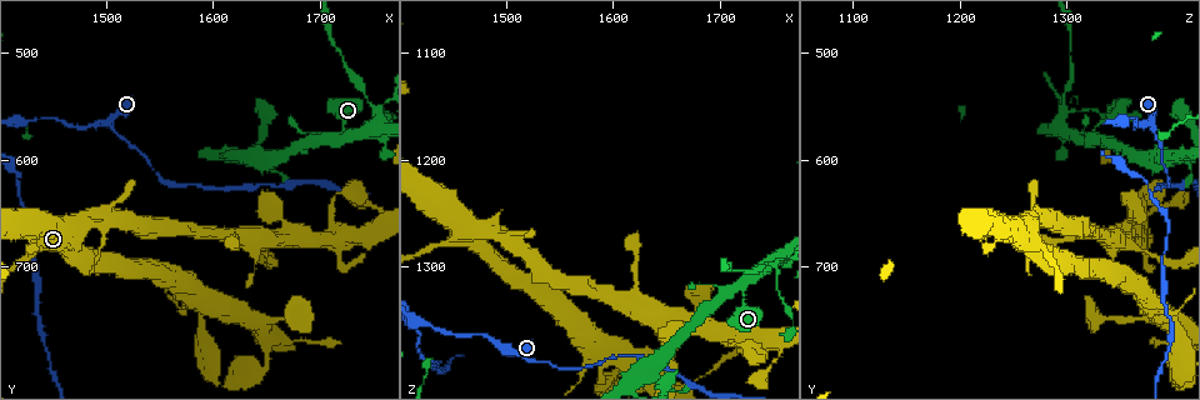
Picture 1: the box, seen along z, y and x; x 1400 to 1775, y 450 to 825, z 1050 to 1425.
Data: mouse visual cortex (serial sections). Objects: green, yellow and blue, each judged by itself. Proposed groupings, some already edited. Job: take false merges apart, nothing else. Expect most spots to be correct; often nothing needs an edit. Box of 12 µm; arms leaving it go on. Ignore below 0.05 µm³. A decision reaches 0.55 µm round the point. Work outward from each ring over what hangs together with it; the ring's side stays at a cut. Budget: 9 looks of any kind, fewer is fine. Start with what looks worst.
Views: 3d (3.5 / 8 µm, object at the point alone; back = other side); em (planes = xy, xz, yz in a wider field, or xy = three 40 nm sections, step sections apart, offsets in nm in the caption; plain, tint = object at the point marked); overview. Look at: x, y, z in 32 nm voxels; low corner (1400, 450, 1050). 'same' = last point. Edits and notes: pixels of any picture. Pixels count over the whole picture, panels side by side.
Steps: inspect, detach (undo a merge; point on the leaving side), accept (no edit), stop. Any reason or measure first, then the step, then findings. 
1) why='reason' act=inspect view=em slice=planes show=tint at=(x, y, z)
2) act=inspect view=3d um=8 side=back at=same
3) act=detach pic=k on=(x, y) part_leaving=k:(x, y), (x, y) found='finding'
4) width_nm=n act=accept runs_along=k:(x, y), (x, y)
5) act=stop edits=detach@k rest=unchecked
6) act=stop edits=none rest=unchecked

why='abrupt turn' act=inspect view=3d um=3.5 at=(1754, 560, 1296)

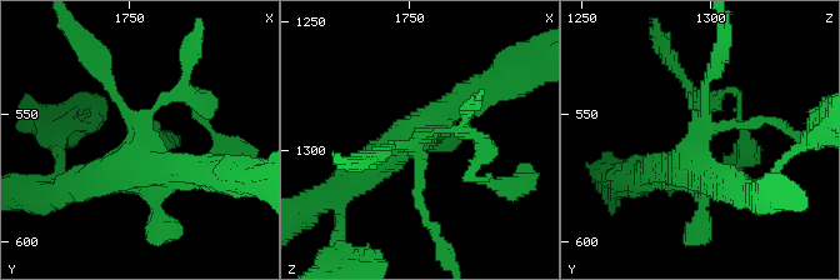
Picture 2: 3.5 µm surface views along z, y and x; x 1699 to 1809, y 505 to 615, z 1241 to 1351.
act=inspect view=em slice=xy step=5 show=tint at=(1754, 559, 1296)

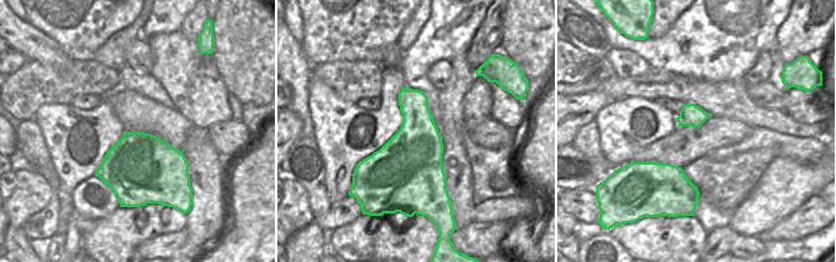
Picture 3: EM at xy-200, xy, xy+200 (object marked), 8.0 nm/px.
act=accept runs_along=2:(88, 183), (138, 148), (99, 68) found='one cell here'

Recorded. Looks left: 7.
why='thick turns thin' act=inspect view=3d um=3.5 at=(1474, 568, 1362)

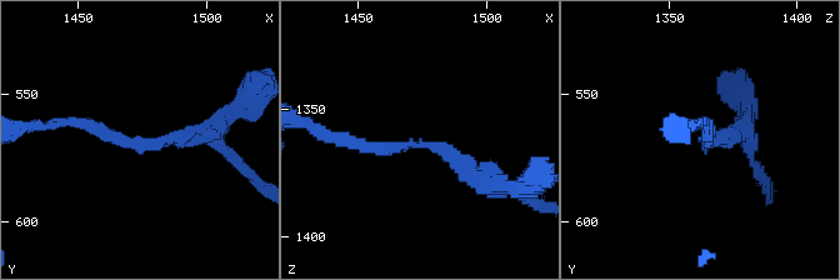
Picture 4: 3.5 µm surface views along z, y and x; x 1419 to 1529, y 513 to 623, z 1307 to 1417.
arm_widths_nm=150,250 why='shape alone is not enough' act=inspect view=em slice=xy step=1 show=tint at=(1475, 568, 1364)

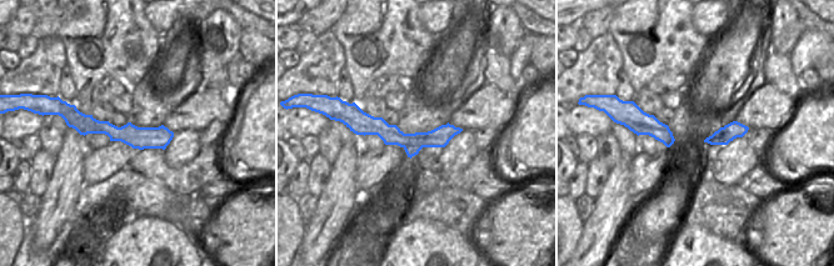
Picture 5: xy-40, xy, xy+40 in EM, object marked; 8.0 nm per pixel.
act=accept runs_along=5:(351, 121), (400, 139), (457, 130) found='all the same cell'

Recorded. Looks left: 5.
why='sharp bend' act=inspect view=3d um=3.5 at=(1630, 596, 1396)

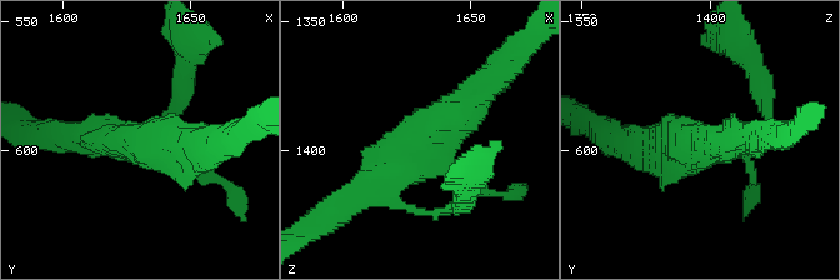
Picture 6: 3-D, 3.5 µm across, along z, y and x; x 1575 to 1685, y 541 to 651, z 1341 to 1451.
why='shape alone is not enough' act=inspect view=em slice=xy step=1 show=tint at=(1629, 597, 1399)

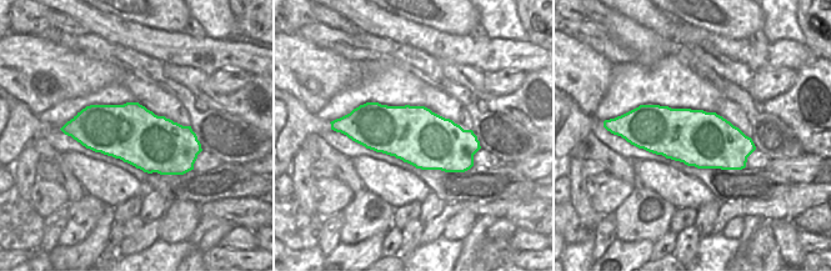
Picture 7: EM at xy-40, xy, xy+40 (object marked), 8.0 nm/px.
act=accept runs_along=6:(481, 88), (385, 180), (401, 205) found='one cell here'

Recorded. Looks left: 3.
why='calibre changes' act=inspect view=3d um=3.5 at=(1706, 476, 1306)

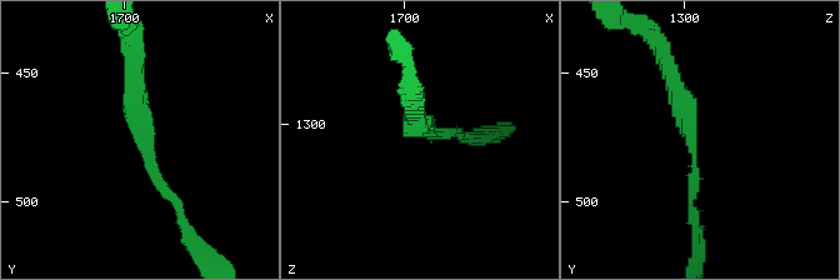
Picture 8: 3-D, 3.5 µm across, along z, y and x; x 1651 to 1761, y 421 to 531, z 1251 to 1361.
arm_widths_nm=150,250 act=inspect view=em slice=planes show=tint at=(1706, 475, 1304)

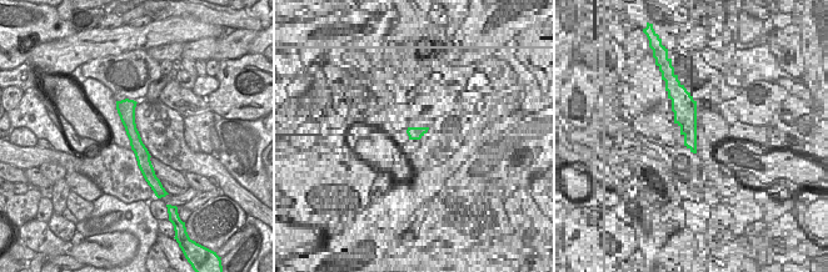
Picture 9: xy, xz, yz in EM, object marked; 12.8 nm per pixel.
act=accept runs_along=9:(119, 104), (126, 111), (146, 175) found='continuous, no second cell'

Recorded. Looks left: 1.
act=stop edits=none rest=unchecked

